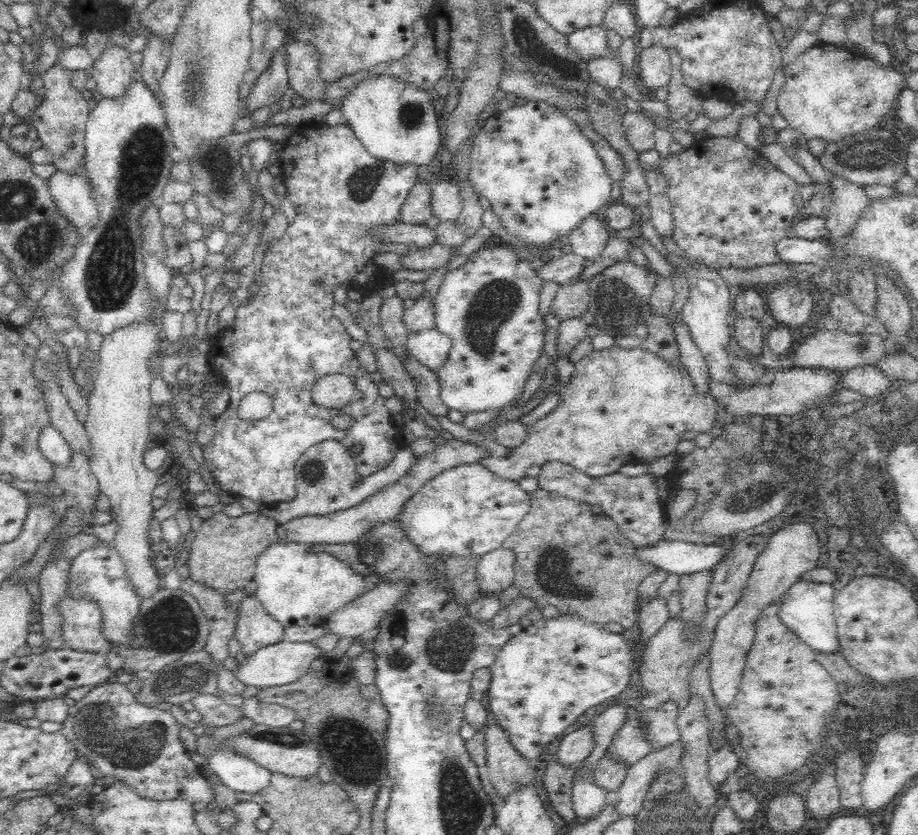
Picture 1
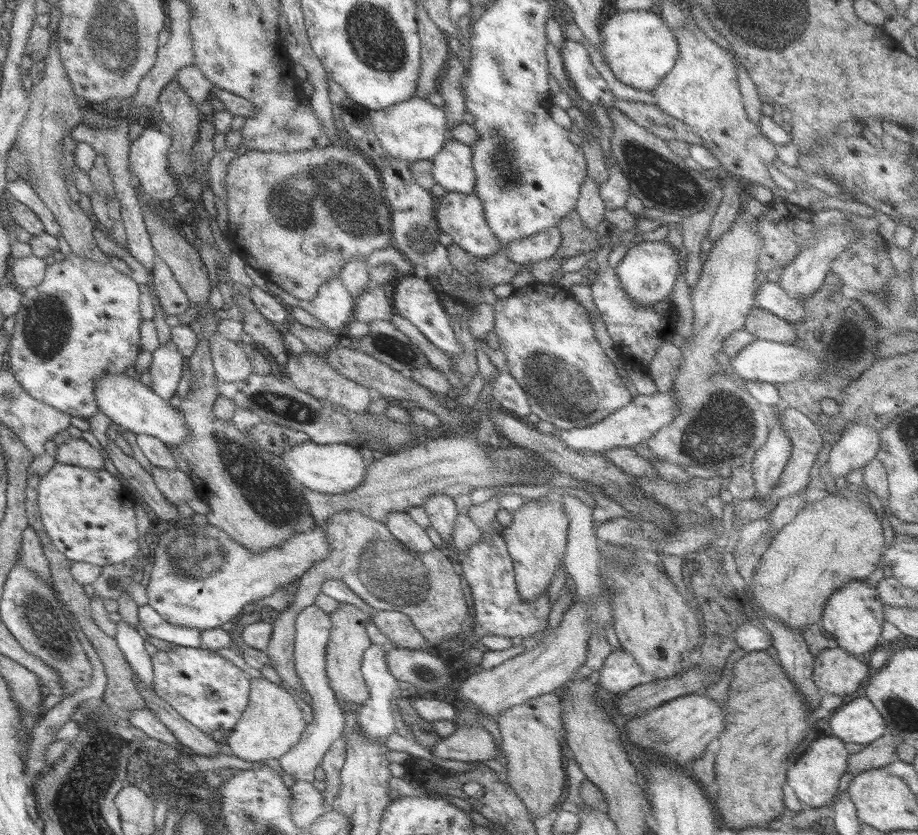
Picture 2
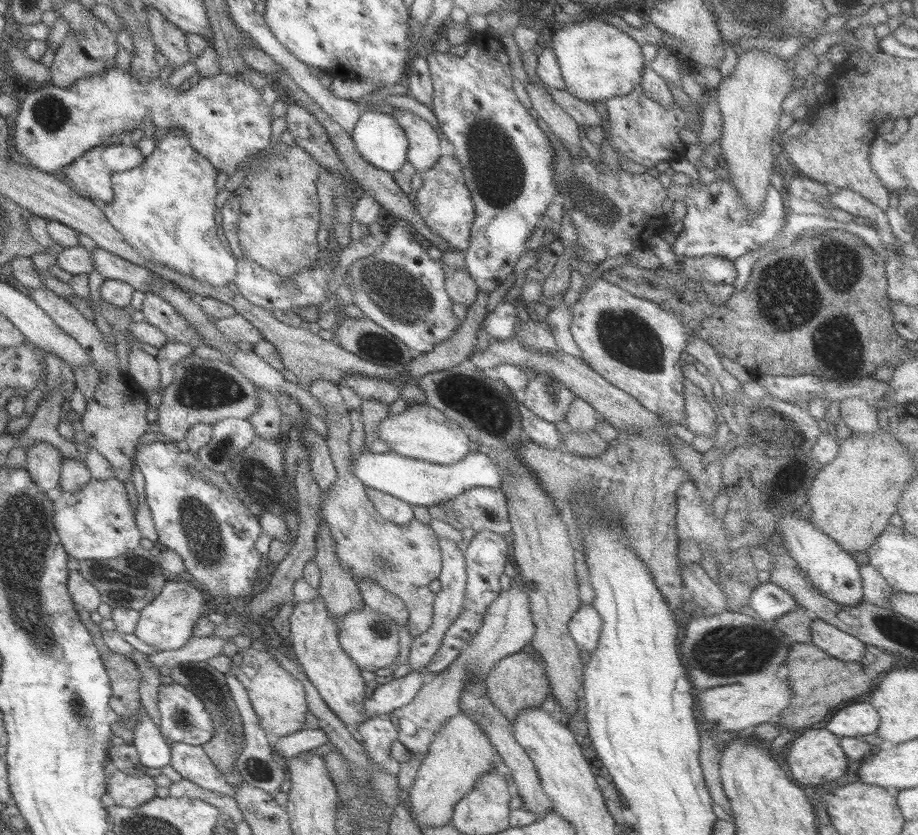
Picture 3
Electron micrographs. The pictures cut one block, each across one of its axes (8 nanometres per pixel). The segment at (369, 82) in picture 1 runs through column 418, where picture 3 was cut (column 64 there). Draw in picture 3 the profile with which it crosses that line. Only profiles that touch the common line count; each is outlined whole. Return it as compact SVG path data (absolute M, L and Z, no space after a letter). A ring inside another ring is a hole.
M116 65L96 76L77 80L68 88L45 85L42 89L28 92L26 98L20 102L14 138L10 138L10 143L32 167L53 174L90 149L101 146L113 134L130 134L140 128L139 125L146 116L150 116L156 127L160 126L168 133L184 131L192 148L206 157L218 172L225 172L229 176L236 172L236 168L248 156L256 155L270 146L270 126L273 121L271 107L262 100L261 92L239 75L228 76L226 72L218 72L216 76L196 78L196 83L189 90L180 92L178 88L170 89L167 81L159 76L154 80L136 80L130 70L120 69Z

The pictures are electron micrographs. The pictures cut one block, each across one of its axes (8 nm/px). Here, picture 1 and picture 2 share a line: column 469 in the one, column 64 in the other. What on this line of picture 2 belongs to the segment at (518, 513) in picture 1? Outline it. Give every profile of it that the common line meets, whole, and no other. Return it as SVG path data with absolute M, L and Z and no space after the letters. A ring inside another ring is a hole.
M56 463L37 488L40 518L58 552L68 560L99 567L140 557L134 497L110 472Z

